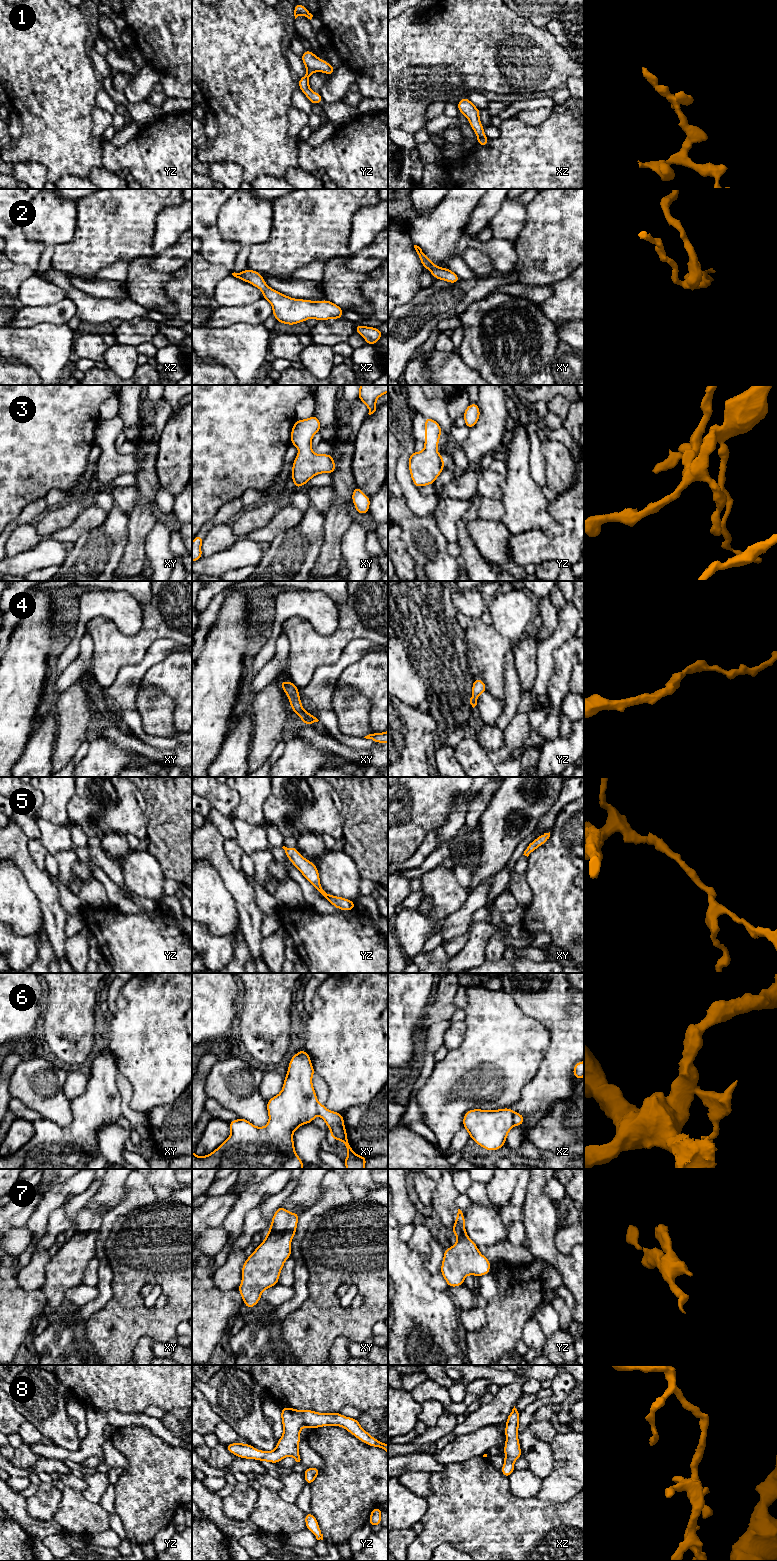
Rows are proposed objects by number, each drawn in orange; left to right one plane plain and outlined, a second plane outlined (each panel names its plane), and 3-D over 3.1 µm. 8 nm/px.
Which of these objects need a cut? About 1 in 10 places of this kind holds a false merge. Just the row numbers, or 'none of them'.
6

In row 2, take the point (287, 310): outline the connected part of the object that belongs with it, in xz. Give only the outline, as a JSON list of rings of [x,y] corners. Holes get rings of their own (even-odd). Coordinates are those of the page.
[[[246,269],[239,273],[234,272],[232,275],[258,287],[262,291],[262,297],[272,305],[272,315],[280,323],[295,325],[310,318],[318,321],[342,319],[344,309],[327,299],[315,302],[313,300],[291,298],[270,288],[261,274],[251,269]]]

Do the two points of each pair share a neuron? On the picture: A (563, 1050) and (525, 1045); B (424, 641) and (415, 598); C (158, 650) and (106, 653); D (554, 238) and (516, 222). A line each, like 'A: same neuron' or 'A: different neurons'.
A: different neurons
B: same neuron
C: different neurons
D: different neurons

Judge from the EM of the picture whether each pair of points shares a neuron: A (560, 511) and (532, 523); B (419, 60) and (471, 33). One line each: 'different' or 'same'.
A: different
B: same

